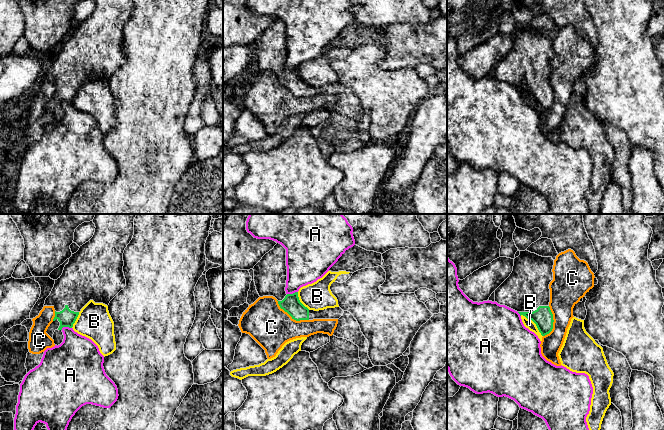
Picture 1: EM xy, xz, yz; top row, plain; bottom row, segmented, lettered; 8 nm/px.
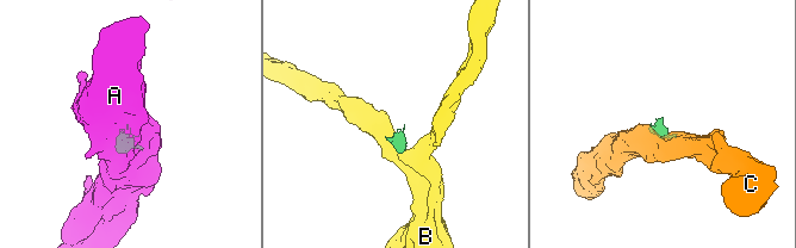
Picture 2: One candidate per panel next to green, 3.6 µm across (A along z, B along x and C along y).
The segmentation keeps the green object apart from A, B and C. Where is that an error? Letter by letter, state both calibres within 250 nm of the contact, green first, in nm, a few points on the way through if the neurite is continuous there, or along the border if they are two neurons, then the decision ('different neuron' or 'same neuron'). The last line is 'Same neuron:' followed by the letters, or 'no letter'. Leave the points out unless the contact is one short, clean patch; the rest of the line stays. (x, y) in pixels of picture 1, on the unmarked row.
A: 140 nm thick on the green side, 320 nm on the other; border along xy (71, 104), (63, 103), (61, 105); different neuron
B: 160 nm thick on the green side, 70 nm on the other; border along yz (521, 90), (535, 100), (542, 112); different neuron
C: 150 nm thick on the green side, 340 nm on the other; different neuron
Same neuron: no letter

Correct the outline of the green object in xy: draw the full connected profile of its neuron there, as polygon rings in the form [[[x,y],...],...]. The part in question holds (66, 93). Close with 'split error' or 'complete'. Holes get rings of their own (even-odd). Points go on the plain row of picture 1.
[[[95,0],[95,3],[93,13],[72,30],[45,76],[44,82],[53,82],[55,85],[53,98],[46,107],[52,115],[57,105],[73,103],[79,88],[90,76],[108,82],[126,62],[123,29],[133,14],[134,0]]]; split error

